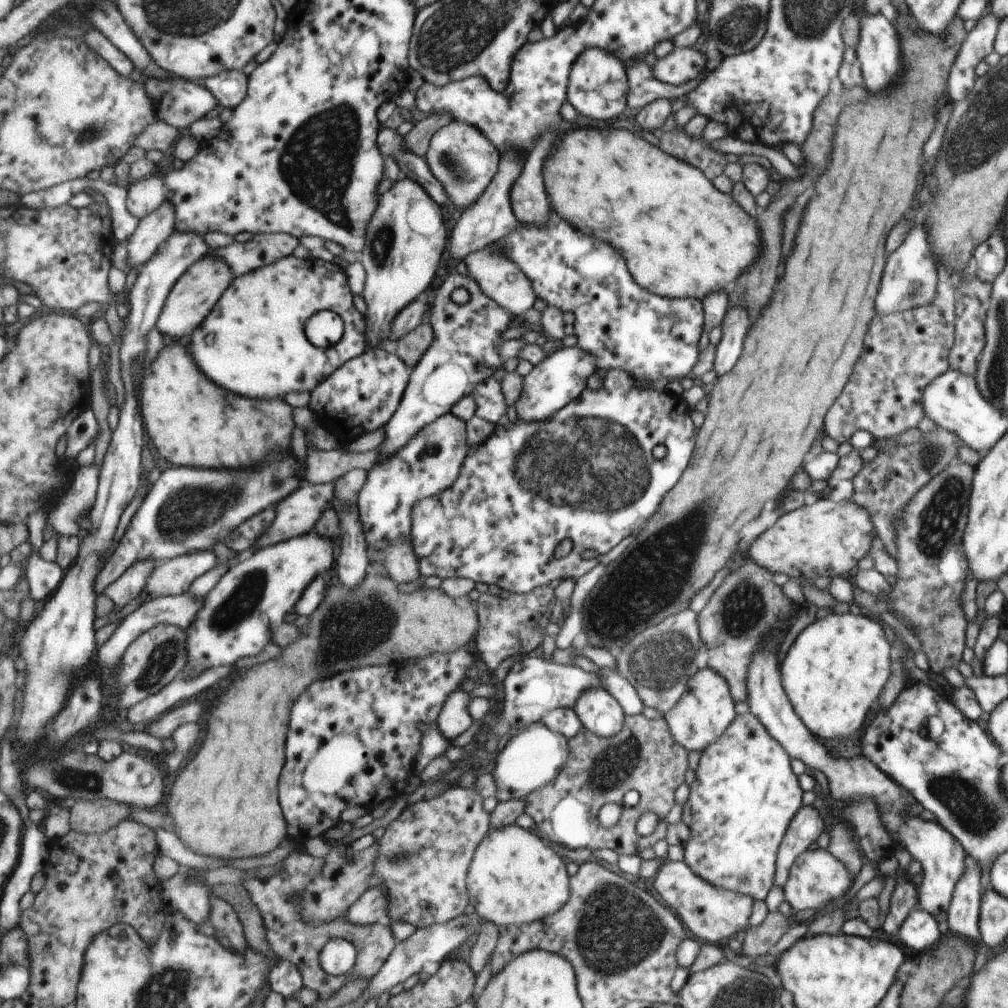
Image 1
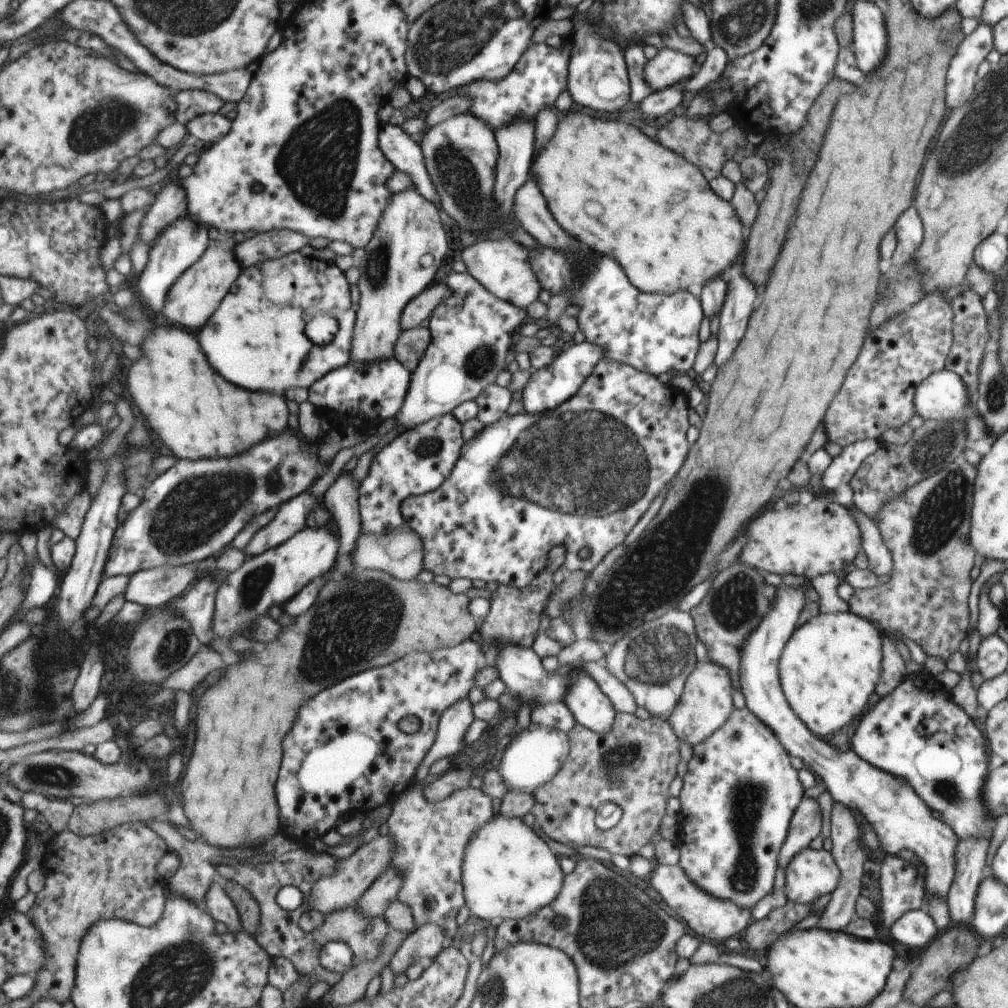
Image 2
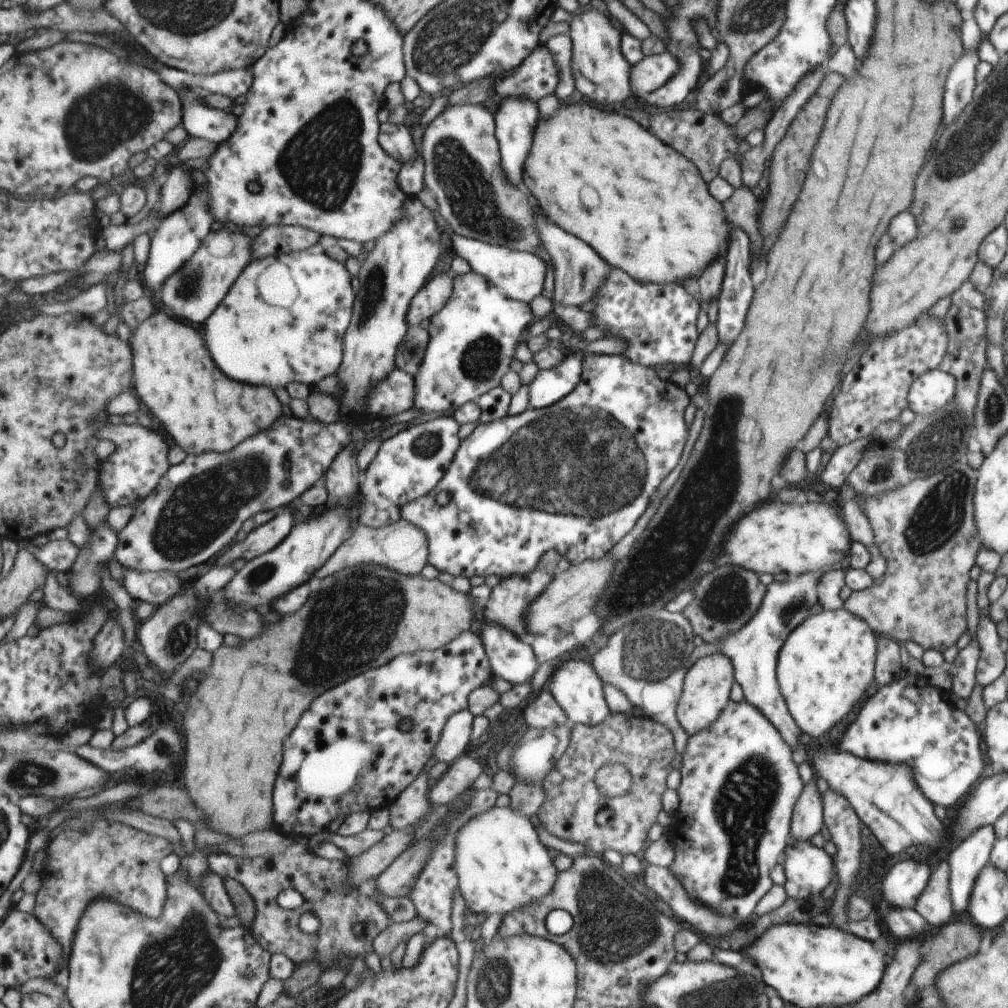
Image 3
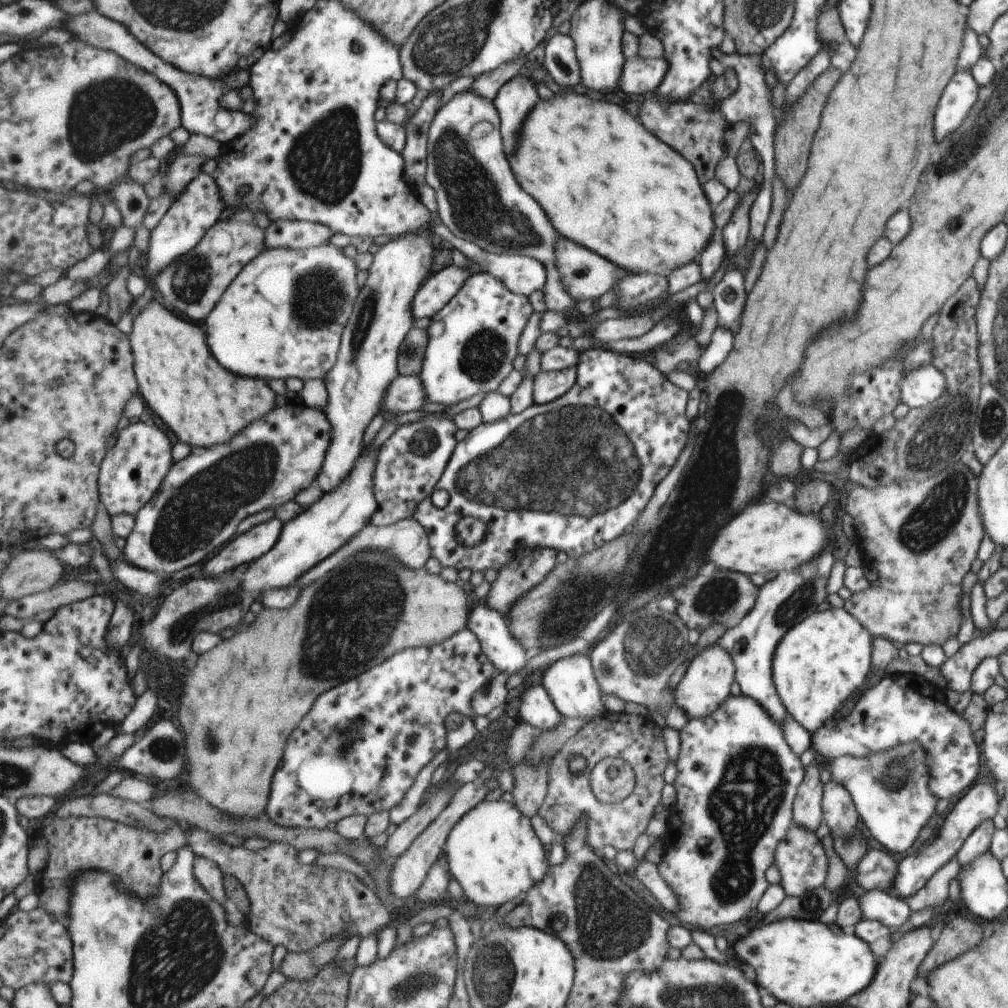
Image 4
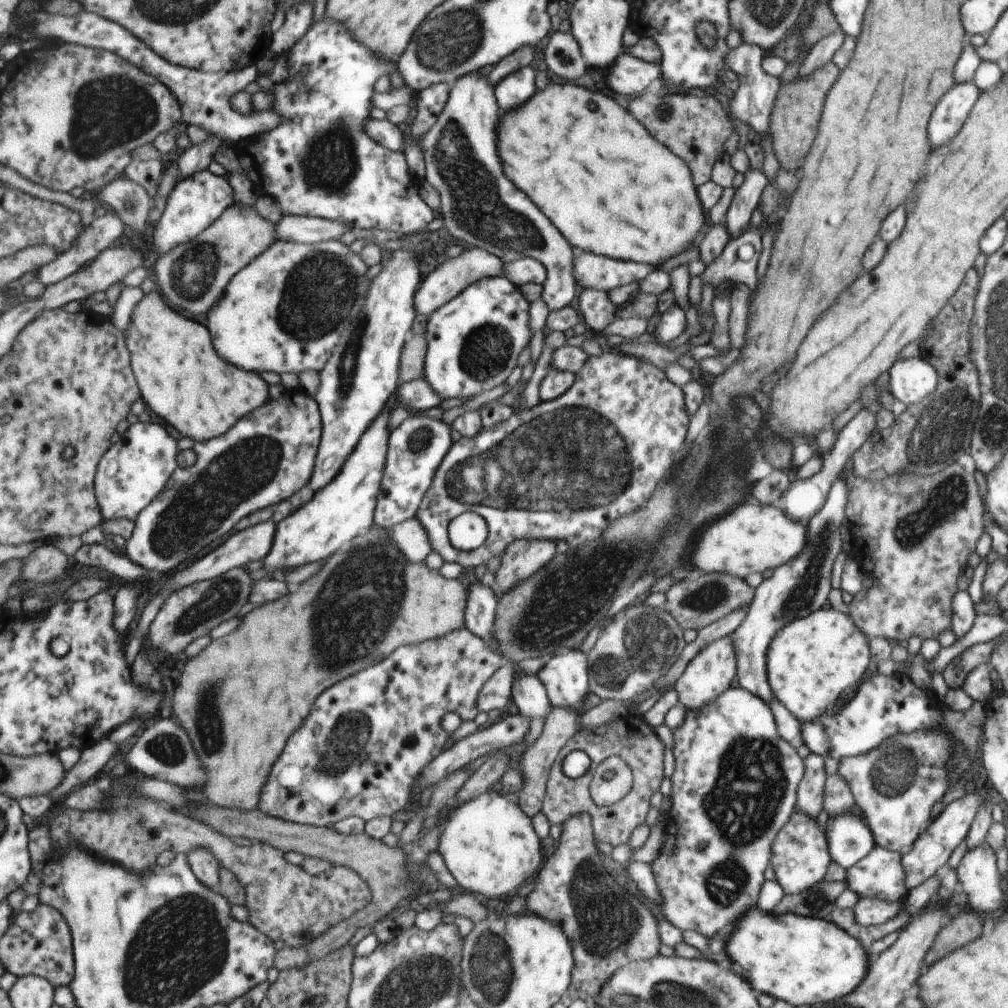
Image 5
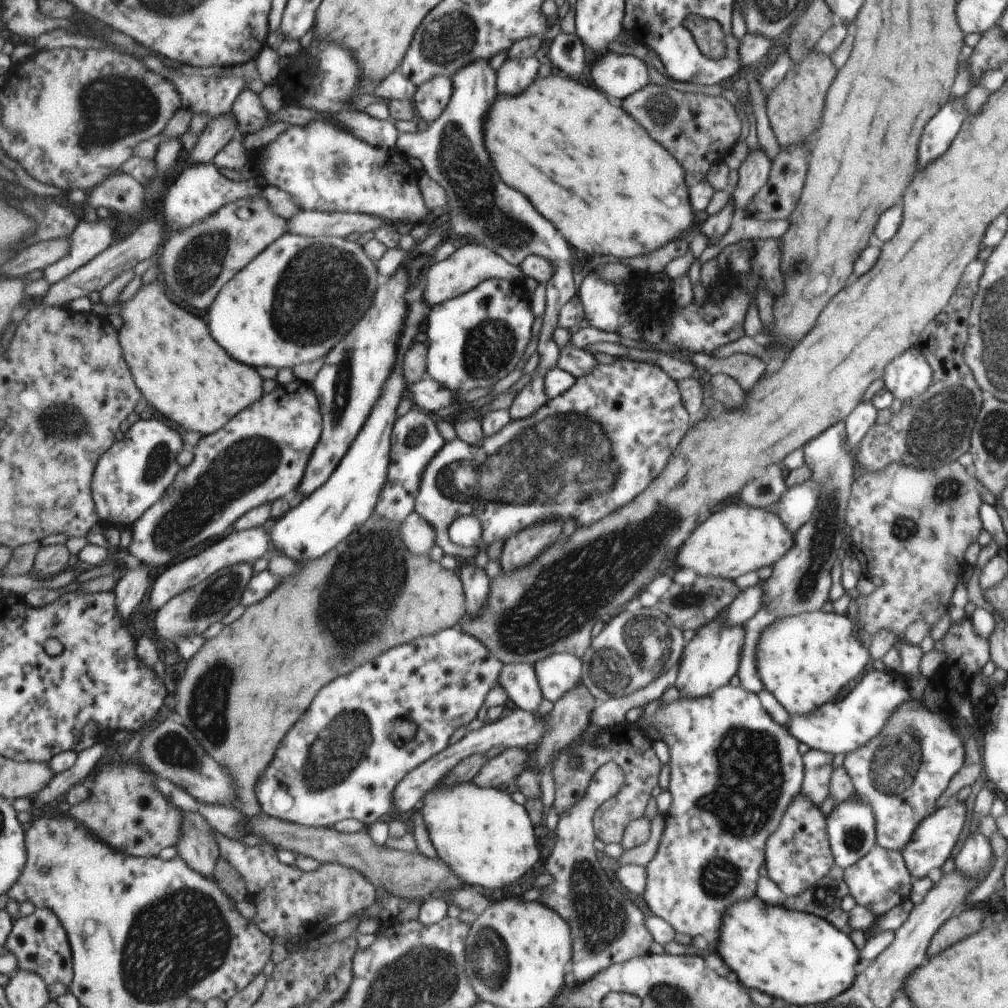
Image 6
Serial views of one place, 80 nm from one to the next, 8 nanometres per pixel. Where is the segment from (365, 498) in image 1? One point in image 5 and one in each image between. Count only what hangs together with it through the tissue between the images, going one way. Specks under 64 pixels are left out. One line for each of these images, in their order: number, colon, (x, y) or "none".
2: (416, 462)
3: (409, 464)
4: (410, 463)
5: (416, 448)

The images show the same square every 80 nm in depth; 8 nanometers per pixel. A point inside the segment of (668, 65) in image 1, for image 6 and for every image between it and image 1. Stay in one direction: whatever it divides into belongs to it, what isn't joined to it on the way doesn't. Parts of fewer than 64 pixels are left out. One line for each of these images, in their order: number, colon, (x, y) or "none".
2: (668, 66)
3: (649, 73)
4: (639, 76)
5: (628, 76)
6: (618, 75)

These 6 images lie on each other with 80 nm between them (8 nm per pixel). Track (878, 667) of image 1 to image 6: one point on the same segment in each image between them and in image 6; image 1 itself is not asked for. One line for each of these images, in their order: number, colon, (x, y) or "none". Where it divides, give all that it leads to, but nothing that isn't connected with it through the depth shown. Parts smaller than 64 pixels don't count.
2: (829, 665)
3: (824, 665)
4: (818, 663)
5: (809, 662)
6: (803, 661)

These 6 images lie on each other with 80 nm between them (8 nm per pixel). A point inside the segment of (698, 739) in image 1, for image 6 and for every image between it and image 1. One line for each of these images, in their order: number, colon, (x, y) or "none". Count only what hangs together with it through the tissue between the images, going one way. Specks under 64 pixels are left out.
2: (705, 705)
3: (705, 689)
4: (705, 683)
5: (709, 672)
6: (707, 662)

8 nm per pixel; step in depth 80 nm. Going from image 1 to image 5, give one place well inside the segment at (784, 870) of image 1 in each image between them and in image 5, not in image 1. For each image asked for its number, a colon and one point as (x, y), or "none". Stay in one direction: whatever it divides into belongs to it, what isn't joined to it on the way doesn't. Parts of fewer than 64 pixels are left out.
2: (806, 822)
3: (807, 818)
4: (807, 812)
5: (811, 789)

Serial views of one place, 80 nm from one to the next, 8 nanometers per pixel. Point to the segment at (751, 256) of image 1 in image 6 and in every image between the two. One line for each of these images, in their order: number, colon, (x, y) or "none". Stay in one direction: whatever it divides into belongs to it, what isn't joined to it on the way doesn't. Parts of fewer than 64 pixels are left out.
2: (606, 185)
3: (643, 207)
4: (608, 184)
5: (615, 191)
6: (556, 136)

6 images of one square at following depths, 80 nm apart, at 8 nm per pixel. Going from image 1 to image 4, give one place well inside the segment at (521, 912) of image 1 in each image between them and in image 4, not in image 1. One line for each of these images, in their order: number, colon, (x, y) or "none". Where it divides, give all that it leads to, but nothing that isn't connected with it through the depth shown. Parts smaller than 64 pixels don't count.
2: (509, 873)
3: (500, 865)
4: (492, 852)

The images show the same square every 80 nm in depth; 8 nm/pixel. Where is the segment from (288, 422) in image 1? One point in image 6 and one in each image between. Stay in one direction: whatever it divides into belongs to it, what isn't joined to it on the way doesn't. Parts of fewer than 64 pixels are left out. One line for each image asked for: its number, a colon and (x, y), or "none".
2: (197, 414)
3: (203, 409)
4: (203, 403)
5: (181, 376)
6: (180, 369)

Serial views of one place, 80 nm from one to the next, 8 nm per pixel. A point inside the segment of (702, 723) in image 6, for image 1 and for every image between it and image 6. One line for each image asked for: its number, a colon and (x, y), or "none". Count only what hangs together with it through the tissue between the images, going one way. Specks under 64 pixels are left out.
1: (744, 794)
2: (739, 791)
3: (738, 783)
4: (735, 779)
5: (733, 785)

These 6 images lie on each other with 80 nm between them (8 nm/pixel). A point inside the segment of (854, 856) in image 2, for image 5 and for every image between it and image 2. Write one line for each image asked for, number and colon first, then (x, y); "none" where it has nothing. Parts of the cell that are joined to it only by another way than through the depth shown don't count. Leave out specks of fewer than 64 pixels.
3: (838, 816)
4: (840, 815)
5: (838, 798)

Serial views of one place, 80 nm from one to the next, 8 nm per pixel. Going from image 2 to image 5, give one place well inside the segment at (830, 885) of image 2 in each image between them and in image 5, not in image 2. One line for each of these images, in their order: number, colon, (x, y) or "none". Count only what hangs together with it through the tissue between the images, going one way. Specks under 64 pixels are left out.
3: (807, 869)
4: (800, 860)
5: (799, 857)

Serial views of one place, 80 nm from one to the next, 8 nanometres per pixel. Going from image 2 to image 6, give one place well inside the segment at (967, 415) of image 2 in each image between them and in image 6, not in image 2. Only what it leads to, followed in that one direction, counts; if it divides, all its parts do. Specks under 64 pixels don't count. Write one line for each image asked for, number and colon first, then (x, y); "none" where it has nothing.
3: (932, 391)
4: (921, 386)
5: (910, 380)
6: (909, 375)

